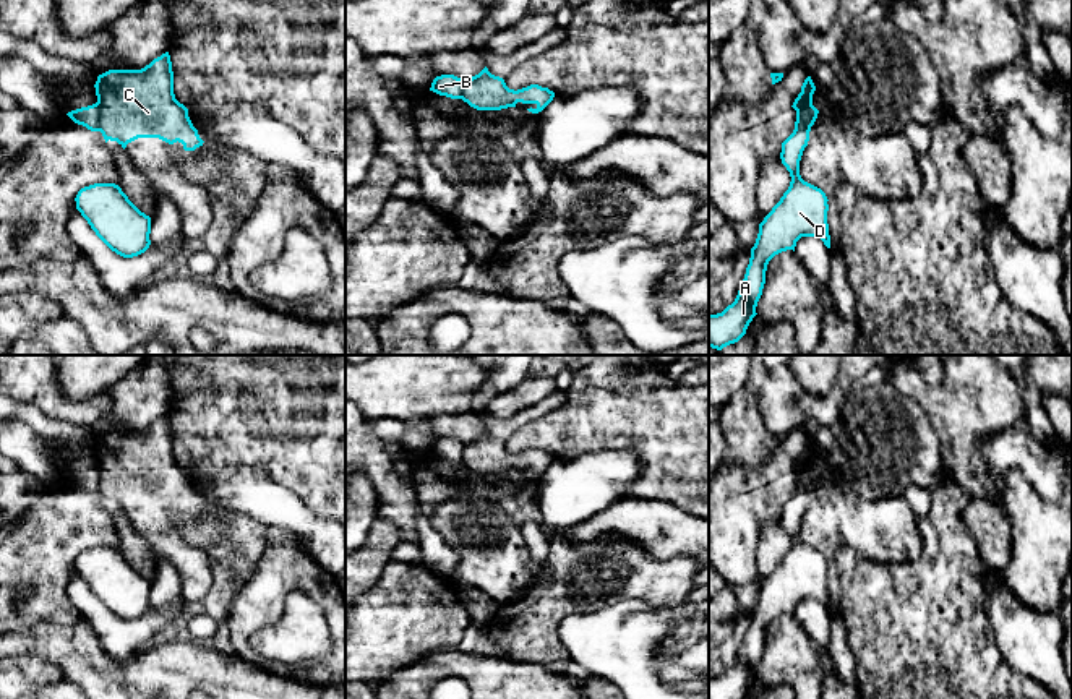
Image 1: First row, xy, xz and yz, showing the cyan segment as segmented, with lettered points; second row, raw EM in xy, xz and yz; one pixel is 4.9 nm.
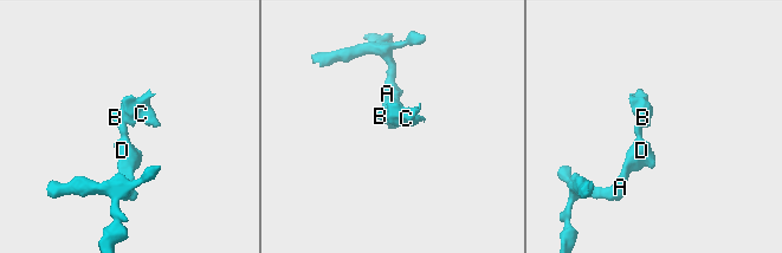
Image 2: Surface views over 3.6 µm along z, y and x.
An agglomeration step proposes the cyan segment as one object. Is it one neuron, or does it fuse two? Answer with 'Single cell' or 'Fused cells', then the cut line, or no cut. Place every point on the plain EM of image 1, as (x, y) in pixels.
Fused cells. Split along xy (96, 466), (99, 493)

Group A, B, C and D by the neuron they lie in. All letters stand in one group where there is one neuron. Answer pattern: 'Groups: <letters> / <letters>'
Groups: A B D / C

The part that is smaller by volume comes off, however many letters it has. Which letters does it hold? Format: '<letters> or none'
C

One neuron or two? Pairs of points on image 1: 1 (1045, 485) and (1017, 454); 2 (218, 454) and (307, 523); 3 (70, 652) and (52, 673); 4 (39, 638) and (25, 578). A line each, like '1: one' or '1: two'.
1: one
2: two
3: two
4: two

